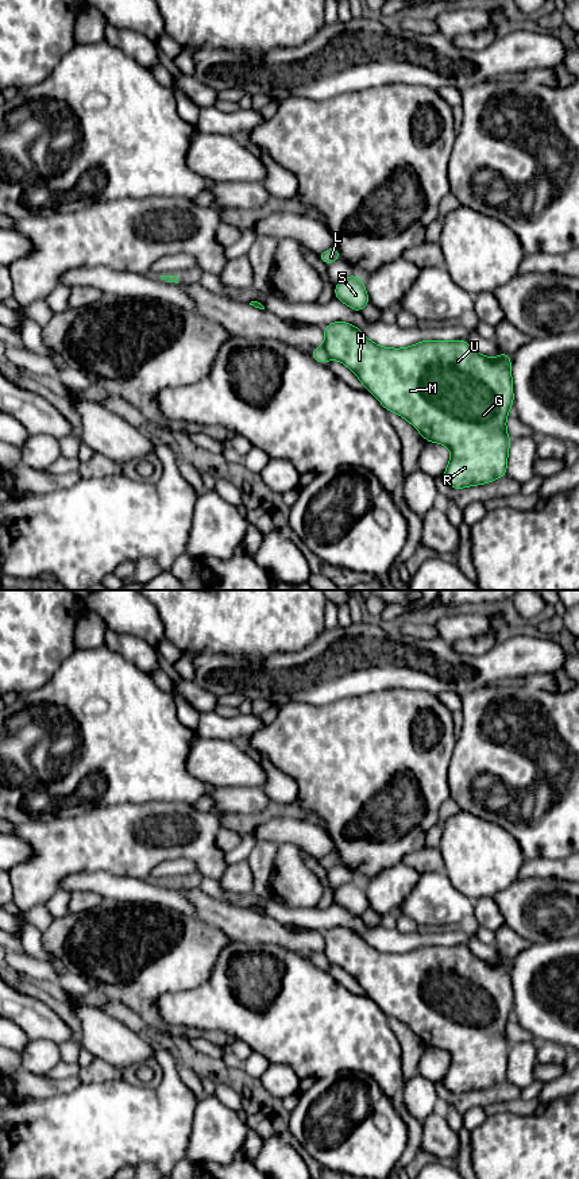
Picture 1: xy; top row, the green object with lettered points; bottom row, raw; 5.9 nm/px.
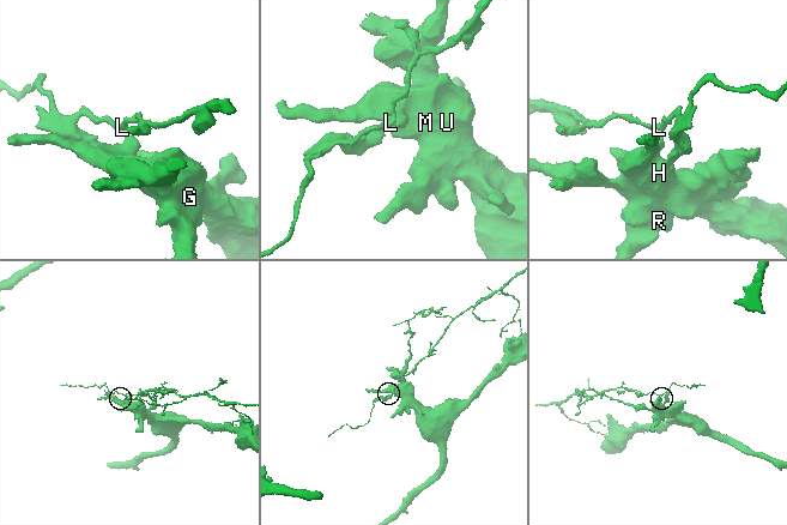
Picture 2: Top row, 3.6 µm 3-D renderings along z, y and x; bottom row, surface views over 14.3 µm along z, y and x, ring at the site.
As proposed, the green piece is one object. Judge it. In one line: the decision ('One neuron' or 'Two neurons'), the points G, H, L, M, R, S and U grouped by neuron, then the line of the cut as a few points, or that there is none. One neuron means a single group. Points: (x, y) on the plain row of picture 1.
Two neurons. Groups: G H M R S U / L. Split along xy (323, 951), (329, 963)

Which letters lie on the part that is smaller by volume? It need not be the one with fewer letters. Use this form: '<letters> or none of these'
L

